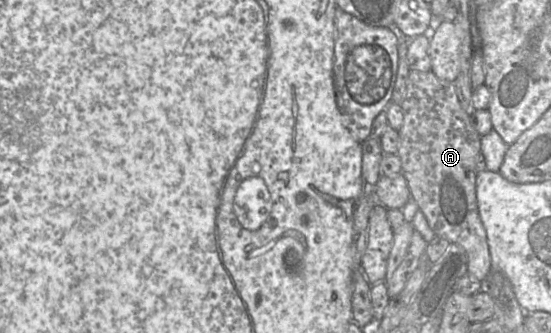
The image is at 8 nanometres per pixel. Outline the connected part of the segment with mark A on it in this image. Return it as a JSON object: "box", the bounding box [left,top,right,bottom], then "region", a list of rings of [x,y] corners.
{"box":[397,70,491,281],"region":[[[410,70],[401,108],[404,120],[398,132],[397,155],[411,198],[416,201],[436,236],[465,249],[469,276],[484,281],[491,272],[491,255],[478,212],[475,169],[482,136],[461,107],[453,83],[439,79],[432,71]]]}

